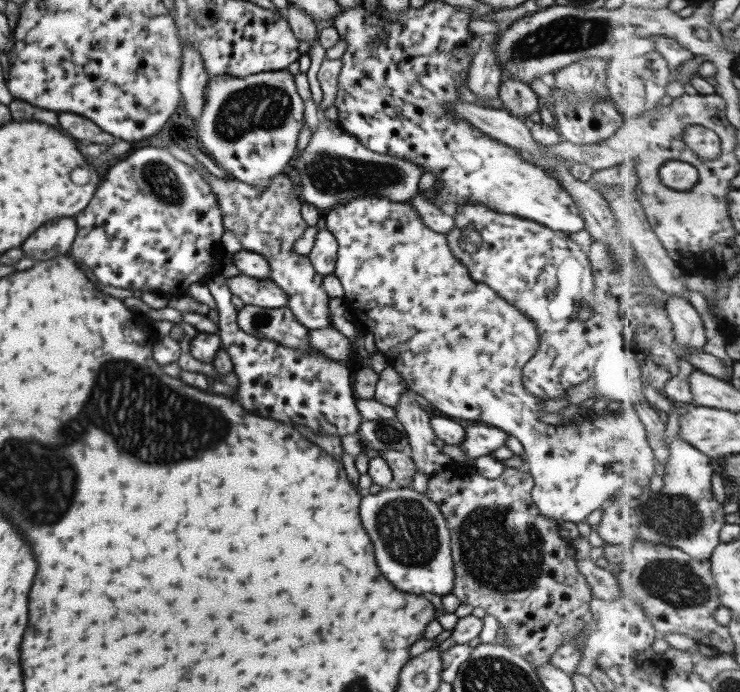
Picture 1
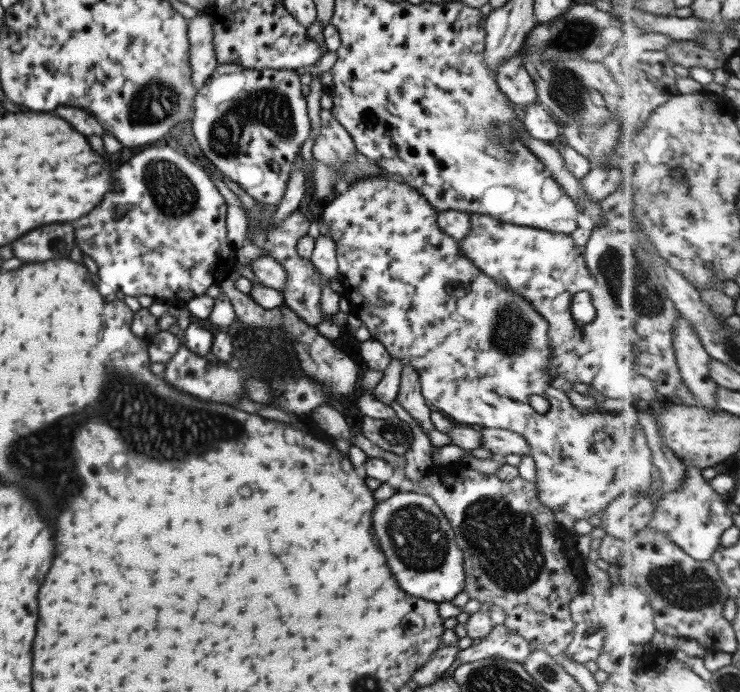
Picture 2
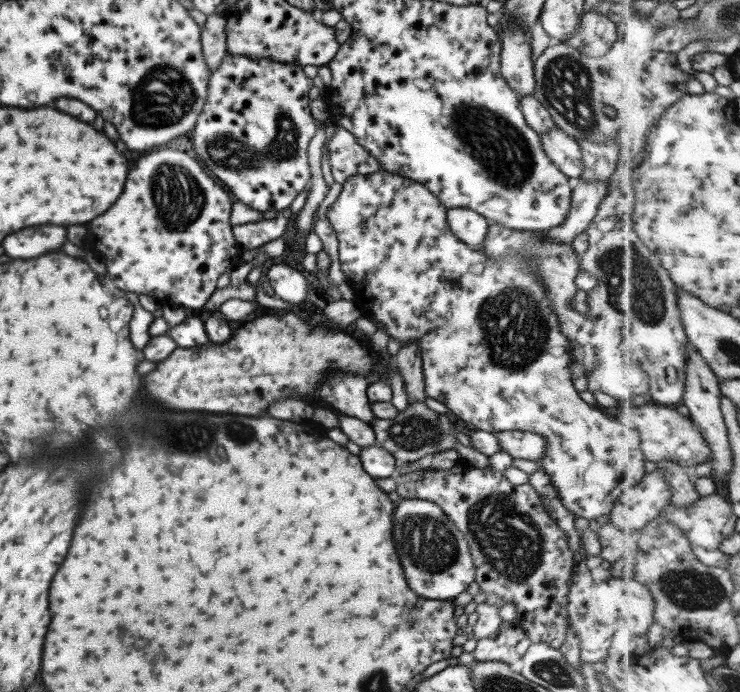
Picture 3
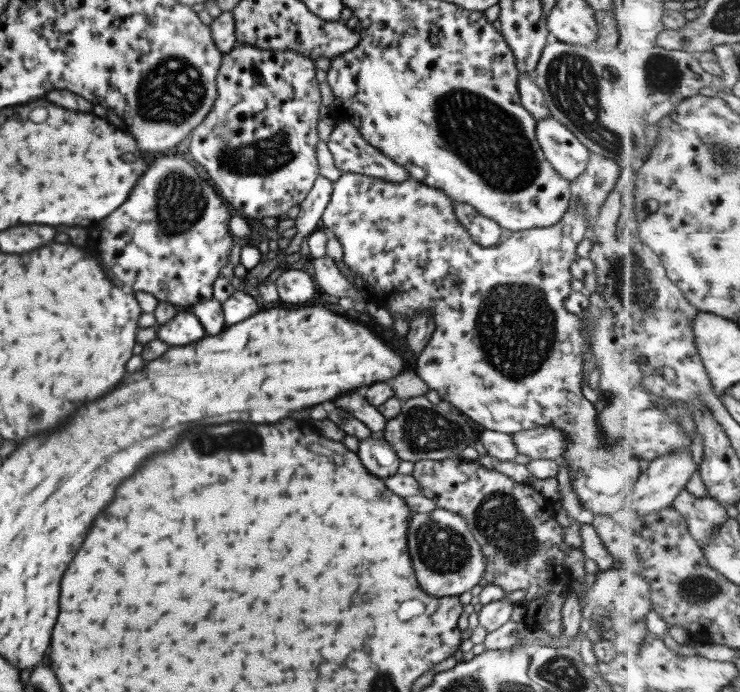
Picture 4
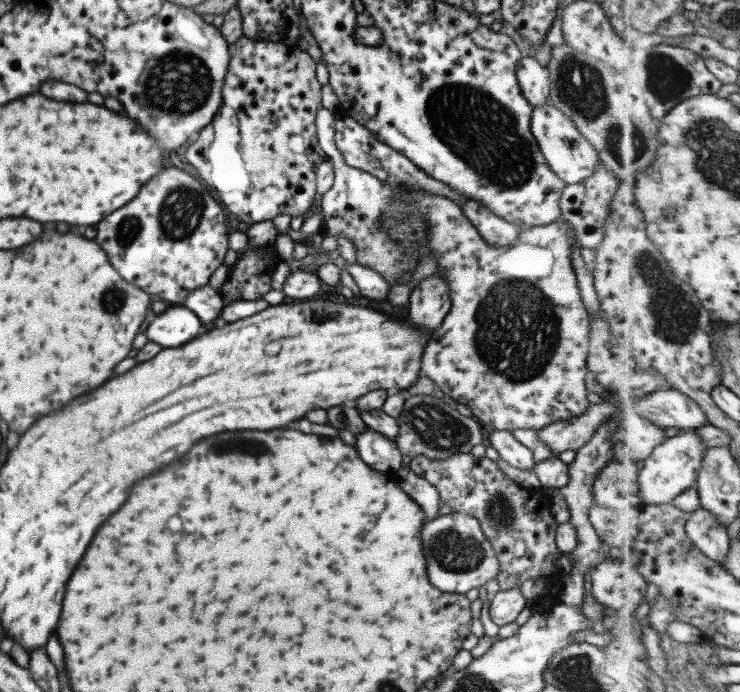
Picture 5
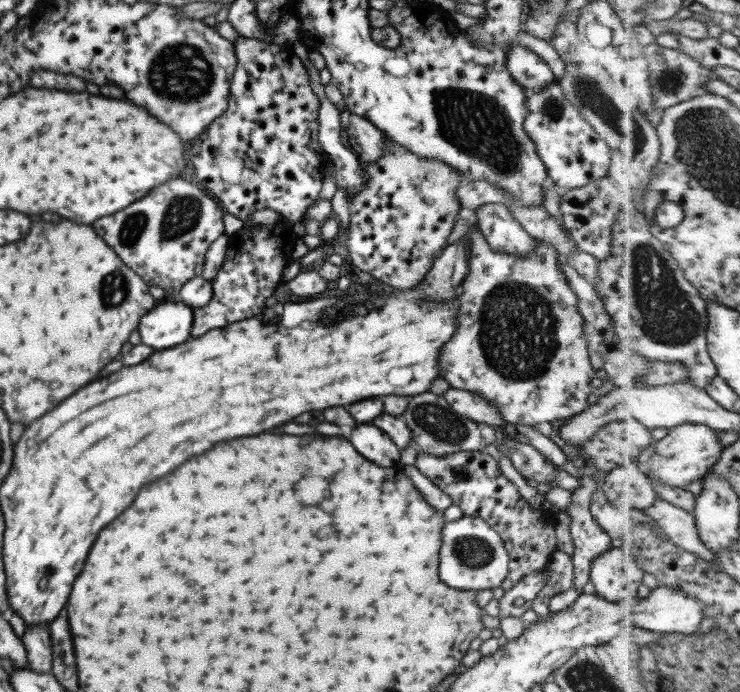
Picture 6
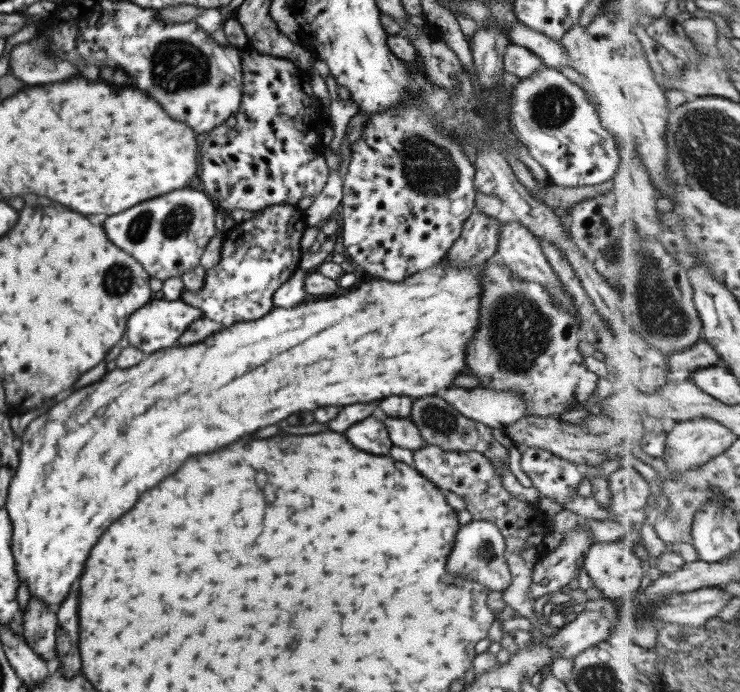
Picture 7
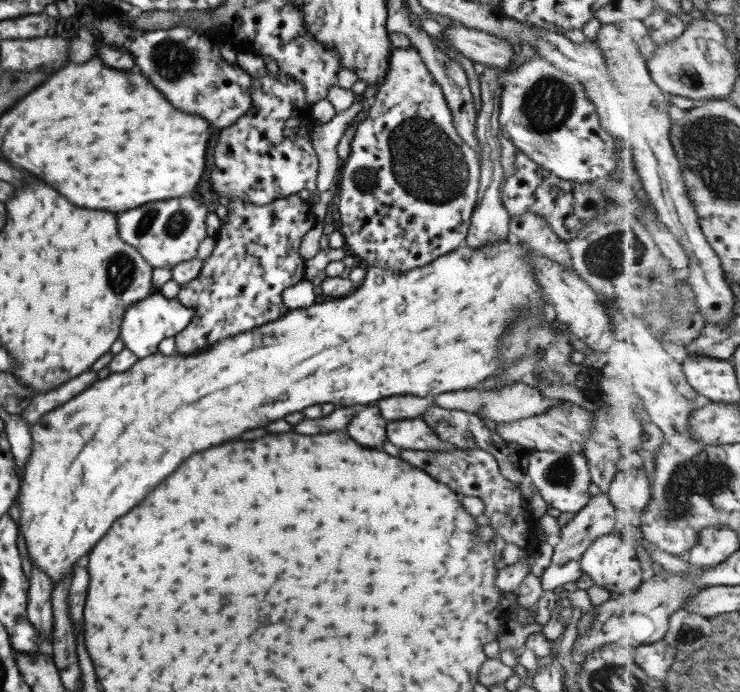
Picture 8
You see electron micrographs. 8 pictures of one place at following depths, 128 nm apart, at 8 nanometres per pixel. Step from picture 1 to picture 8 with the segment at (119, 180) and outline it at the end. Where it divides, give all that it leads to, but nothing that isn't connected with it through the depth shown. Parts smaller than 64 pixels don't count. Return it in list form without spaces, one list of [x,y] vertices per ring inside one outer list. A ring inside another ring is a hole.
[[[197,195],[144,204],[118,216],[120,238],[129,246],[134,246],[152,268],[172,270],[176,264],[196,258],[198,247],[207,236],[207,214],[208,209]]]

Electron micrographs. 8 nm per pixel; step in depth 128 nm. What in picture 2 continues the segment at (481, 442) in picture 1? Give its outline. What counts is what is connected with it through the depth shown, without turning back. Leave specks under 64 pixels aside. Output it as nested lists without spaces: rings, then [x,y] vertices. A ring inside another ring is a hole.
[[[480,428],[480,435],[483,454],[492,453],[501,457],[508,454],[530,456],[530,445],[524,435],[502,428]]]

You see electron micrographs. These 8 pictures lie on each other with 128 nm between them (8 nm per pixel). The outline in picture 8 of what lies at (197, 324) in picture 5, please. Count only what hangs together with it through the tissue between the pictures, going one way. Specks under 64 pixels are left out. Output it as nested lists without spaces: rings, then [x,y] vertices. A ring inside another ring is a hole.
[[[160,292],[152,294],[147,298],[140,299],[124,311],[122,326],[120,326],[120,340],[124,342],[126,349],[132,350],[137,358],[146,358],[150,354],[158,352],[158,344],[164,338],[176,336],[188,326],[194,317],[194,310],[186,308],[178,299],[170,299]]]

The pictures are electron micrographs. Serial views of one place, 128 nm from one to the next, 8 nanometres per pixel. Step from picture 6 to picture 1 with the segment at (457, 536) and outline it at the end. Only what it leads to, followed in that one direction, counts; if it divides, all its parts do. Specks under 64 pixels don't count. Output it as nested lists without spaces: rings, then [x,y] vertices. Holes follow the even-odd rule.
[[[410,487],[382,489],[376,494],[362,496],[362,499],[362,524],[372,538],[382,574],[398,590],[418,597],[450,594],[456,573],[451,555],[450,529],[439,506],[424,493]]]

